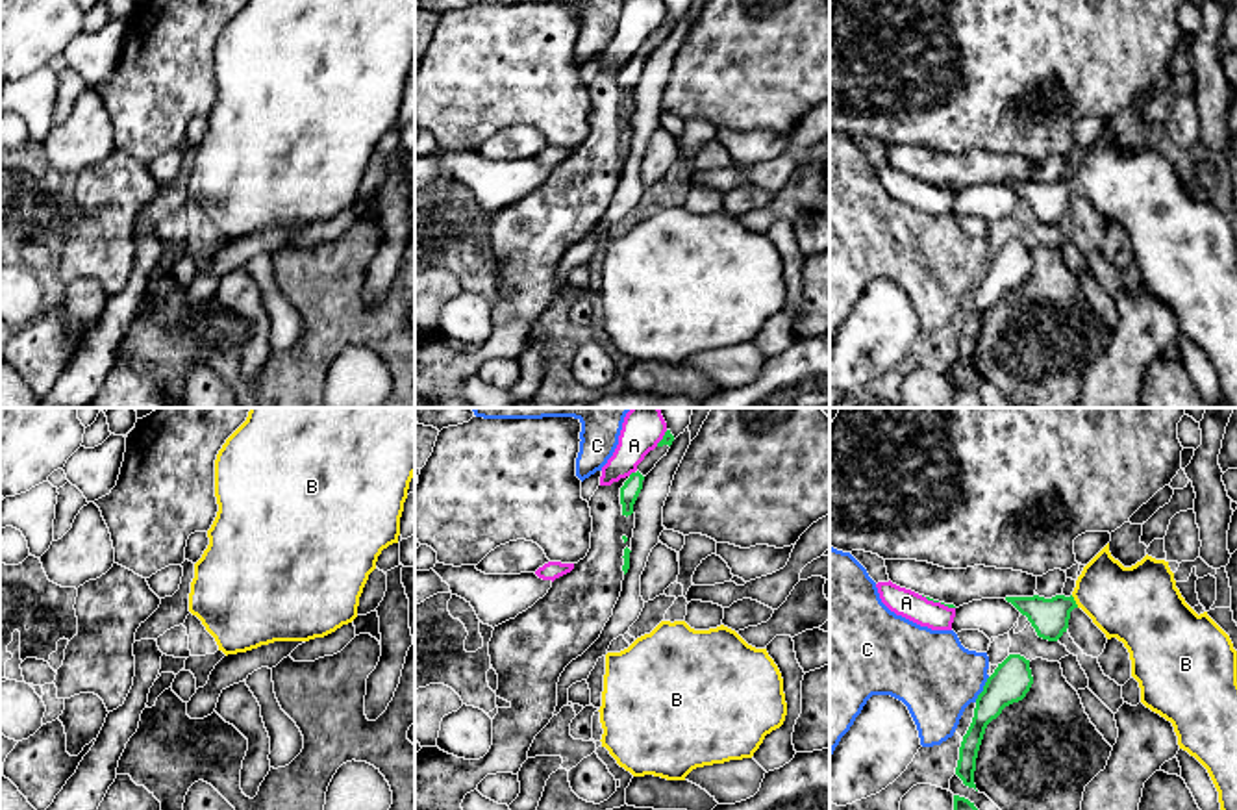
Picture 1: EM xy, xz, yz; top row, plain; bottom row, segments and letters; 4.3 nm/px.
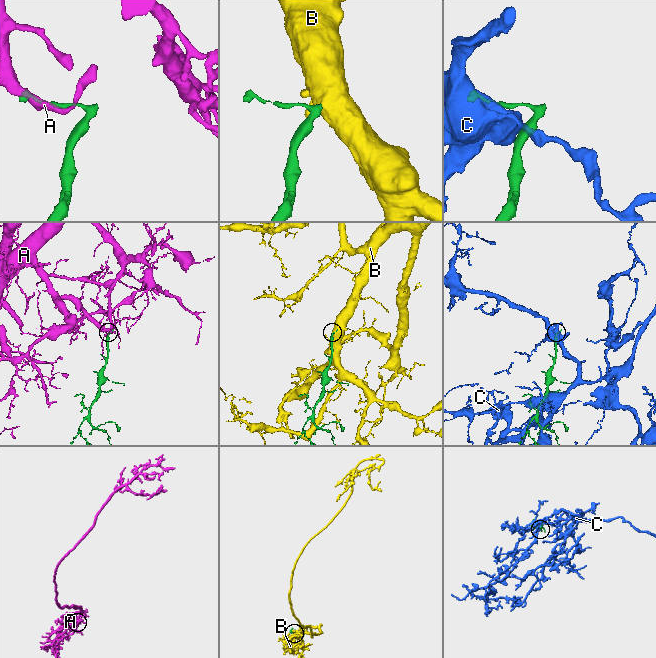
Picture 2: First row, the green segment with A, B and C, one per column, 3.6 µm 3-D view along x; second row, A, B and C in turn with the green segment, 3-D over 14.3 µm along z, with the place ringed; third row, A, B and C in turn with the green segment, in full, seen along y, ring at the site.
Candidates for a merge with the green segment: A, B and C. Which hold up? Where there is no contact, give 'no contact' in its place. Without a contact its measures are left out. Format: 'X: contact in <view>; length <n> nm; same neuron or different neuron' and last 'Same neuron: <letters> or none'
A: contact in yz; length 160 nm; different neuron
B: contact in yz; length 70 nm; same neuron
C: contact in yz; length 130 nm; different neuron
Same neuron: B

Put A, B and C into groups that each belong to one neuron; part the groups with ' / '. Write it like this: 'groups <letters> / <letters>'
groups A / B / C

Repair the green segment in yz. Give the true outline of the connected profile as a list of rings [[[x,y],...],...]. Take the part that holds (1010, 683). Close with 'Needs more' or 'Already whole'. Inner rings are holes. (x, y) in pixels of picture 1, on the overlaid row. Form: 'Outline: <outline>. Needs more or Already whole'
Outline: [[[1009,654],[987,678],[983,691],[976,699],[972,723],[959,747],[956,775],[965,786],[976,790],[976,758],[987,725],[996,719],[1006,706],[1022,701],[1031,684],[1030,660],[1020,654]]]. Already whole

